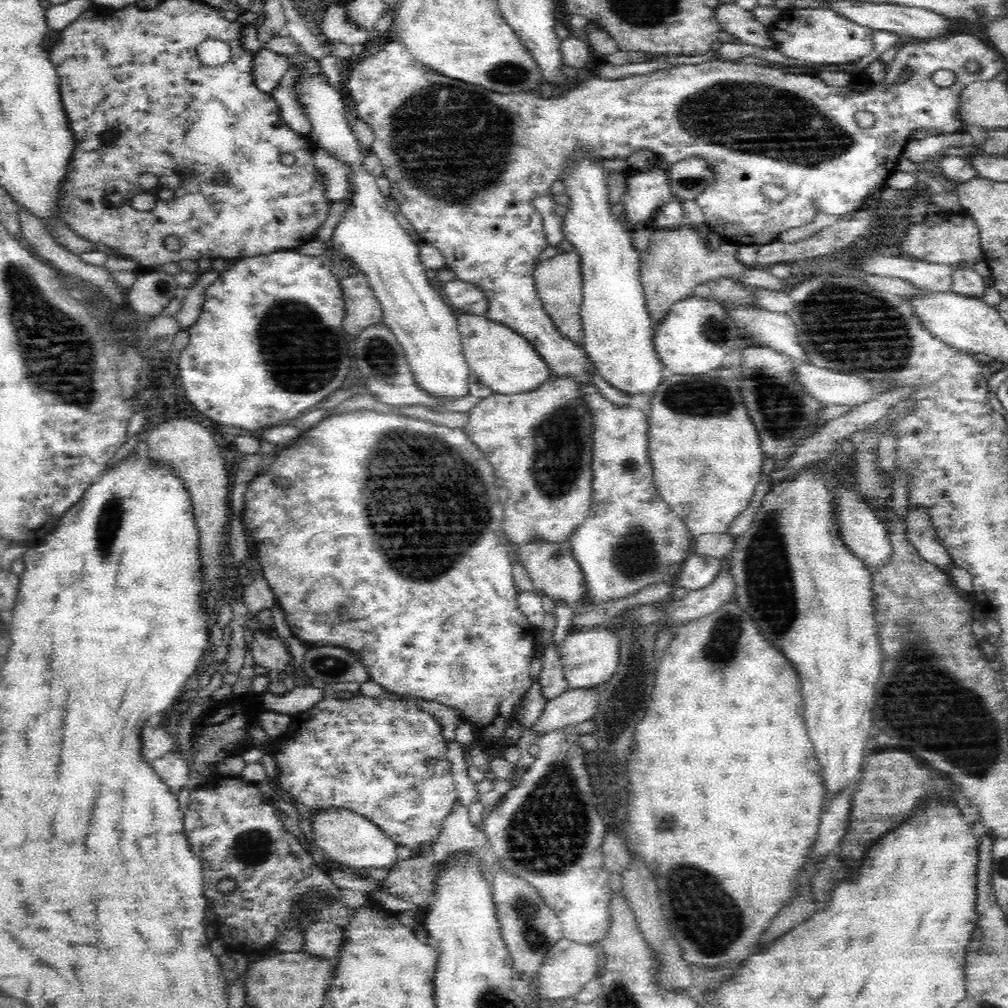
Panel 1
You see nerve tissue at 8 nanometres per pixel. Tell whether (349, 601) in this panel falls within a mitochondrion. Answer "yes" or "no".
yes

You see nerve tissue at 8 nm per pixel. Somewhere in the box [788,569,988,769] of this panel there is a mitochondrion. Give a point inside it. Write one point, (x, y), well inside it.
(920, 655)

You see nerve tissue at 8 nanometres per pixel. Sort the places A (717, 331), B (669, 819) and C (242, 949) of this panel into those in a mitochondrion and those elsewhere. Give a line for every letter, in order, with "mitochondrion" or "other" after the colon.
A: mitochondrion
B: mitochondrion
C: other

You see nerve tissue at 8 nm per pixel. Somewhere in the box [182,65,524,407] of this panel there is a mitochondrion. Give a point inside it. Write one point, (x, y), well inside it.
(420, 131)

